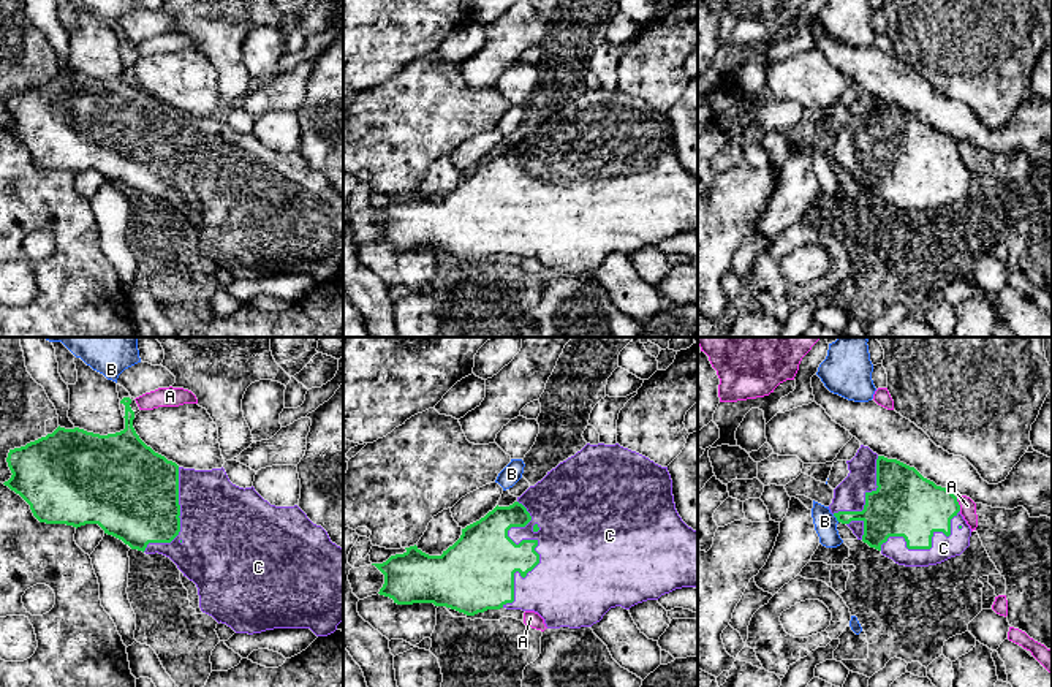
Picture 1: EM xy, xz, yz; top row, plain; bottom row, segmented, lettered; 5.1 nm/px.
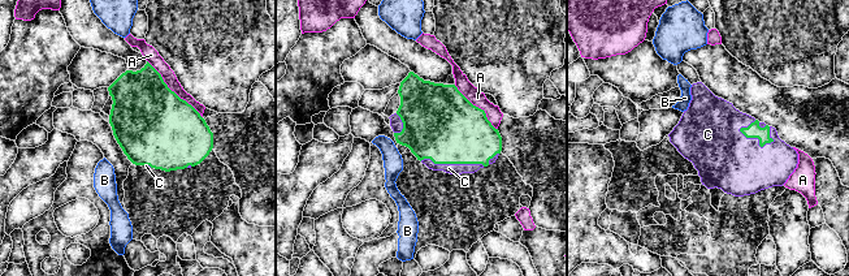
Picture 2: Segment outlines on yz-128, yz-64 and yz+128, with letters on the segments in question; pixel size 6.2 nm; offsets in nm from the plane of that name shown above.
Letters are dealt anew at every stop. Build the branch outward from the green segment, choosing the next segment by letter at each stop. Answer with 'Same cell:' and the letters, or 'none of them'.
Same cell: C

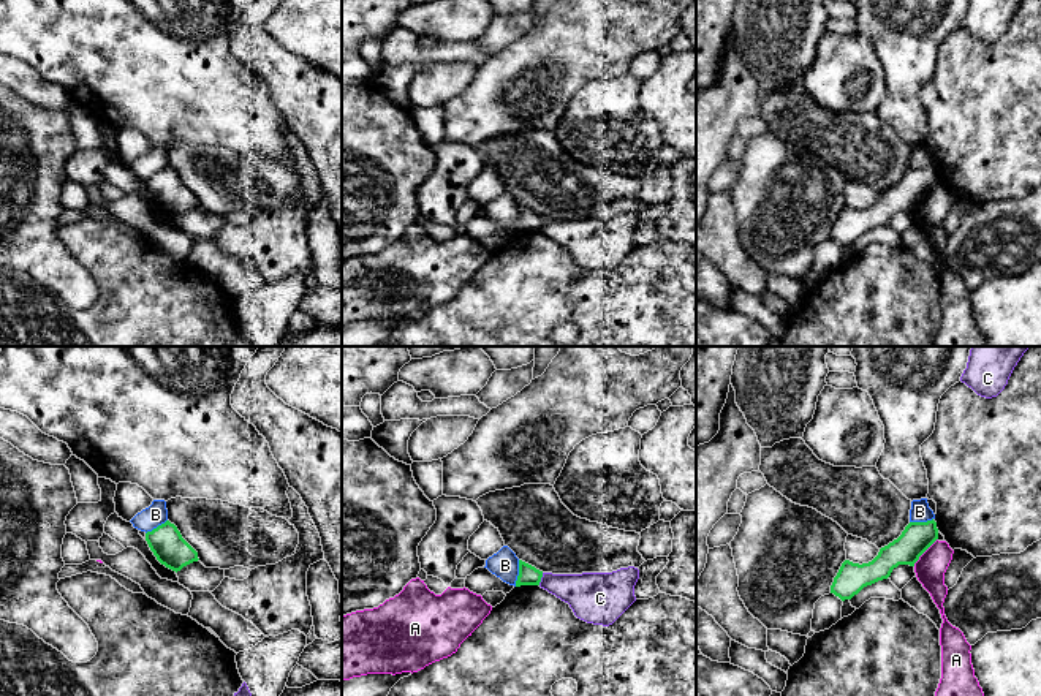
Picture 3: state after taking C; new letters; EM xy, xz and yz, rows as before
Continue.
Same cell: none of them

